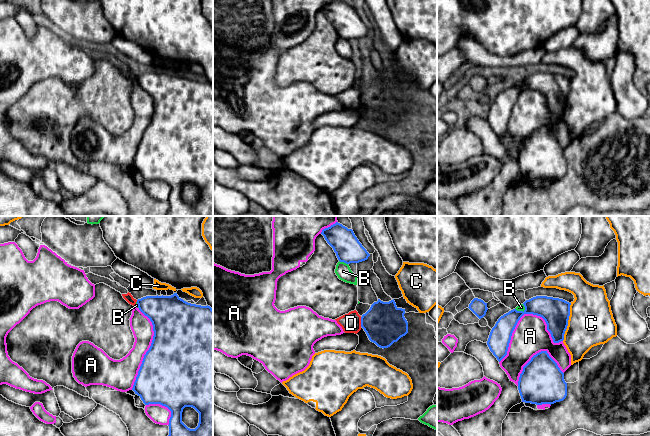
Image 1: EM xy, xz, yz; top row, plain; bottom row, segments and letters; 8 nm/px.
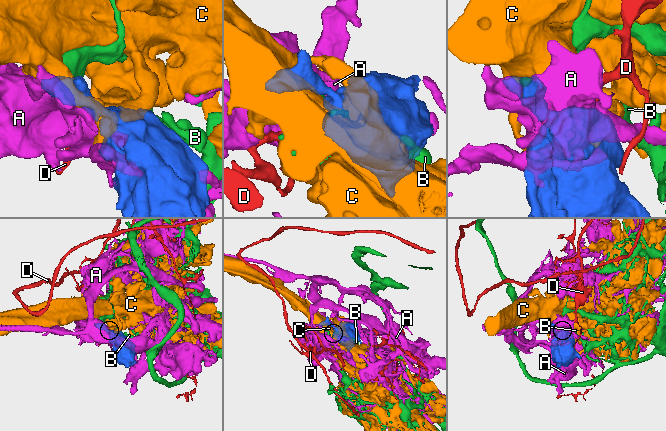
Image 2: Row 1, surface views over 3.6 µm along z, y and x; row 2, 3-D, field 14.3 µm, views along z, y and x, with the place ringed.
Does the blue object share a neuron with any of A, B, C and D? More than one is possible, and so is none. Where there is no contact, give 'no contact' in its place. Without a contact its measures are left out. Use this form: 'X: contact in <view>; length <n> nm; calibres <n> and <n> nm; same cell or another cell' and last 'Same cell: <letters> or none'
A: contact in yz; length 550 nm; calibres 220 and 280 nm; another cell
B: contact in xz; length 80 nm; calibres 220 and 120 nm; another cell
C: contact in yz; length 320 nm; calibres 220 and 360 nm; another cell
D: contact in xz; length 80 nm; calibres 320 and 160 nm; another cell
Same cell: none

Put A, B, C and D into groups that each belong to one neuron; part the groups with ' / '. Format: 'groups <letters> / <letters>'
groups A / B / C / D

